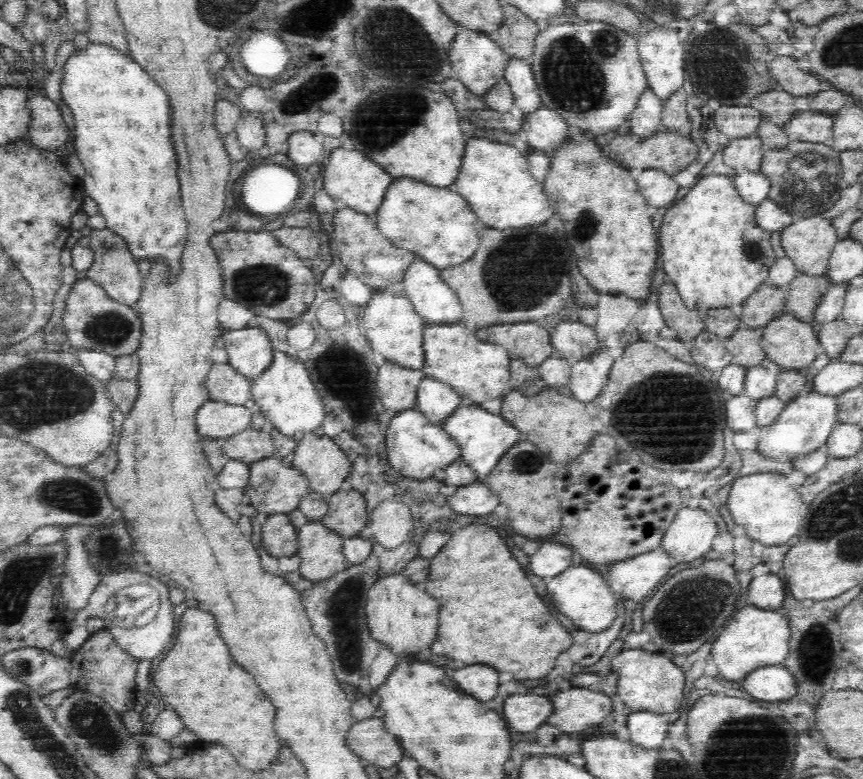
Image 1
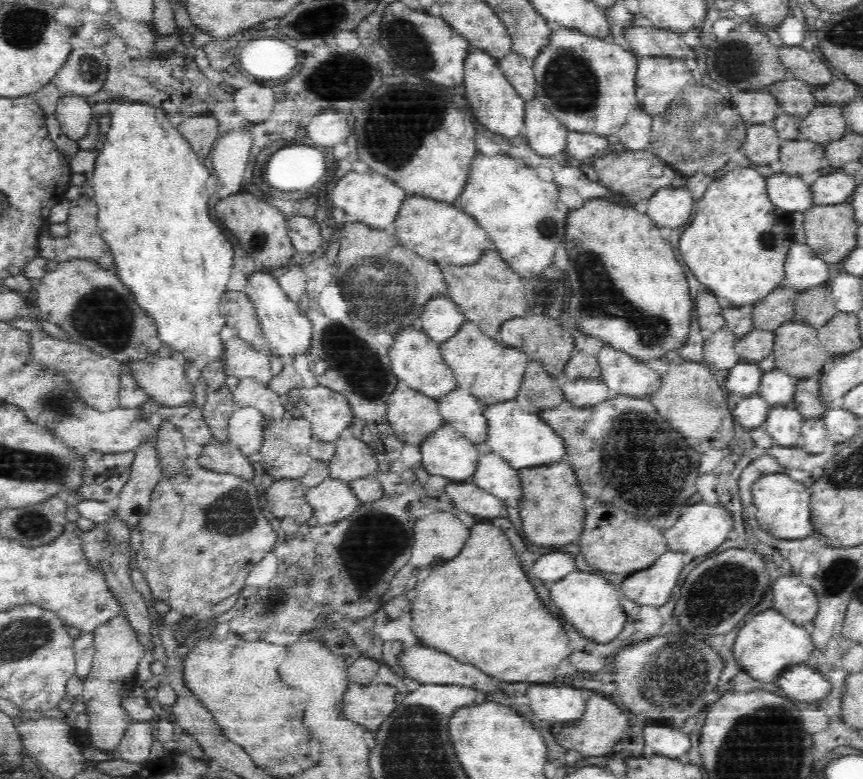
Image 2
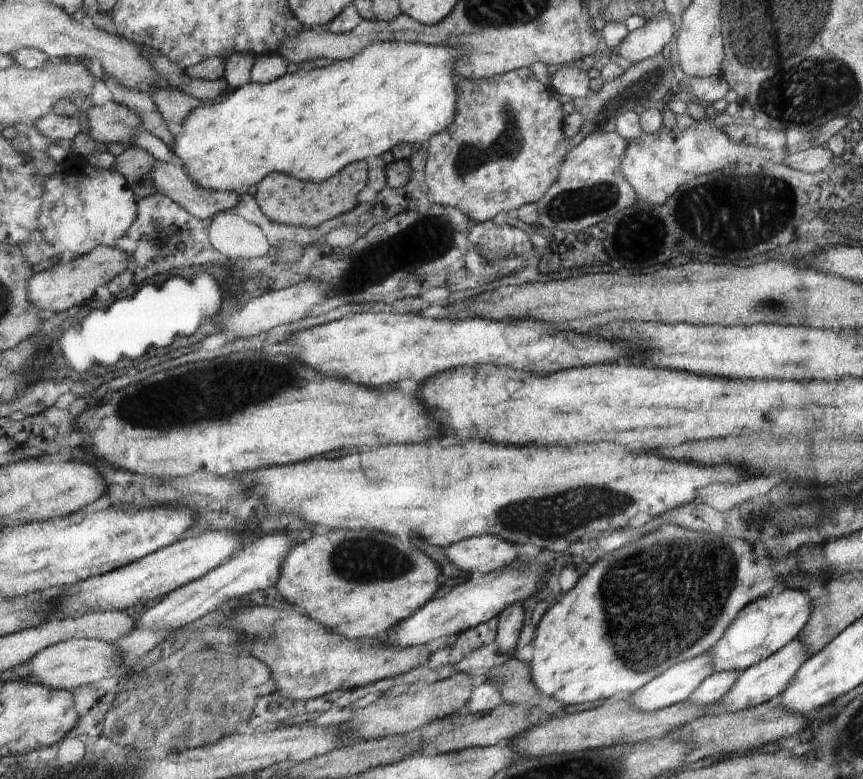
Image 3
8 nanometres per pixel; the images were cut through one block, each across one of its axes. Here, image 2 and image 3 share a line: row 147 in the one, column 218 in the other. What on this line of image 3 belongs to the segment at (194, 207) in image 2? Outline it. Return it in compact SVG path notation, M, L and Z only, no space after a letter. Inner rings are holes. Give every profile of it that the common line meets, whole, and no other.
M378 42L371 44L368 48L358 52L350 60L339 60L327 67L316 67L314 69L299 69L292 74L284 74L280 78L266 84L256 84L250 81L248 84L235 89L228 98L220 103L205 103L196 108L184 122L184 136L177 138L174 146L175 154L184 160L190 176L206 190L216 190L216 192L236 192L243 186L249 187L257 185L260 181L268 177L270 172L284 172L302 181L322 182L340 173L346 165L353 162L364 161L368 156L379 156L392 150L397 143L408 142L415 145L429 140L434 134L442 133L446 126L454 121L456 114L457 97L456 90L458 79L452 76L452 64L458 58L458 50L446 48L446 46L430 46L430 44L407 43L407 42Z

